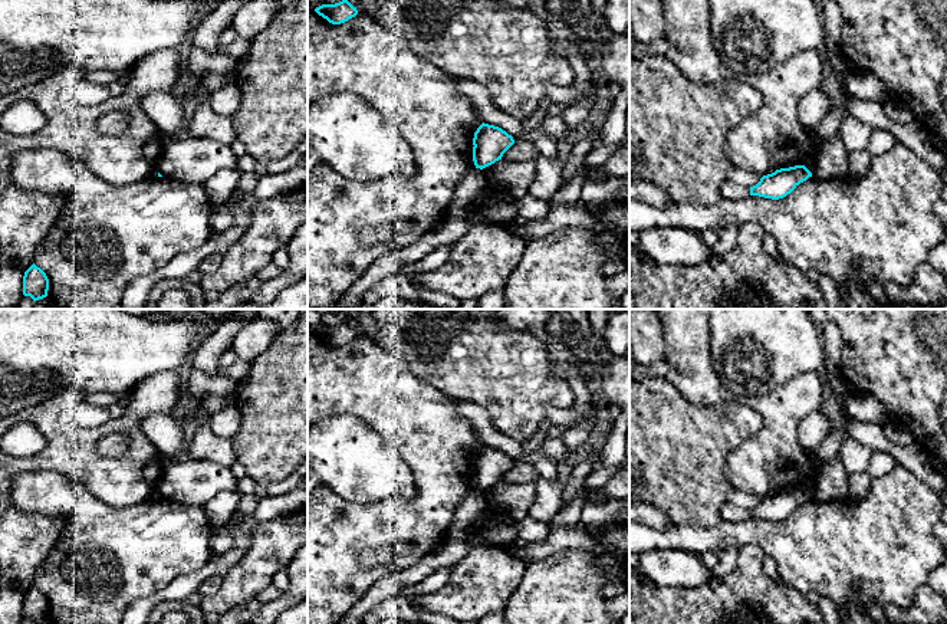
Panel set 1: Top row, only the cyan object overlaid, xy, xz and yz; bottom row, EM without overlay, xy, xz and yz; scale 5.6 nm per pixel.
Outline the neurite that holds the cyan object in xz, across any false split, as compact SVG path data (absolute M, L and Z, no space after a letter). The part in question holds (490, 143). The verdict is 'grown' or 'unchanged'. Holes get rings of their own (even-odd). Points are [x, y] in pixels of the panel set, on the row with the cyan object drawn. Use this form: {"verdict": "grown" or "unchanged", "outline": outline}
{"verdict": "unchanged", "outline": "M481 124L473 138L473 161L476 168L486 168L502 160L503 154L514 144L512 135L499 127Z"}

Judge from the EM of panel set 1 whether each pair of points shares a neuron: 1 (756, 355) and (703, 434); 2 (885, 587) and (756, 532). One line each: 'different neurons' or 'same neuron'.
1: different neurons
2: same neuron

